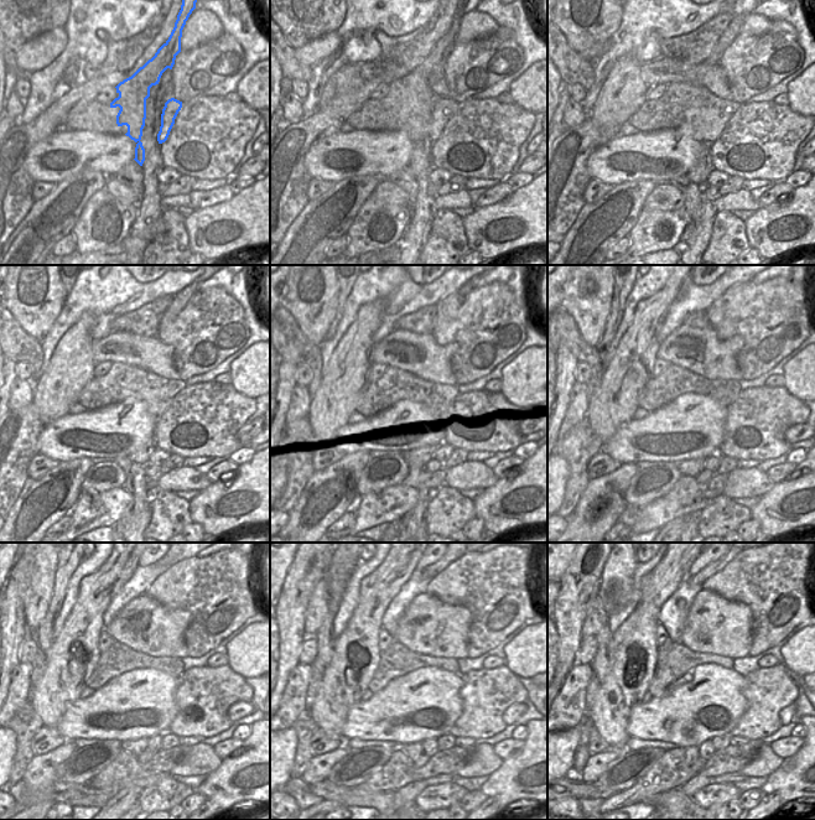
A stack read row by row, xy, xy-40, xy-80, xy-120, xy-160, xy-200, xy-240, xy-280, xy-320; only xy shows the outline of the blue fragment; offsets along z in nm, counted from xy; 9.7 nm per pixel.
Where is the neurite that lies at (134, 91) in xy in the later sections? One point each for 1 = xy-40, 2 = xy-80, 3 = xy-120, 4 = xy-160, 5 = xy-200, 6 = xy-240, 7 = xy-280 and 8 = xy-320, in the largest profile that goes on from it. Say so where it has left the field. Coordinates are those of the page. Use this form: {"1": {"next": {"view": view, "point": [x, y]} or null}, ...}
{"1": {"next": {"view": "xy-40", "point": [424, 114]}}, "2": {"next": {"view": "xy-80", "point": [707, 114]}}, "3": {"next": {"view": "xy-120", "point": [133, 382]}}, "4": {"next": {"view": "xy-160", "point": [414, 387]}}, "5": {"next": {"view": "xy-200", "point": [681, 382]}}, "6": {"next": {"view": "xy-240", "point": [125, 658]}}, "7": {"next": {"view": "xy-280", "point": [403, 658]}}, "8": {"next": {"view": "xy-320", "point": [681, 658]}}}

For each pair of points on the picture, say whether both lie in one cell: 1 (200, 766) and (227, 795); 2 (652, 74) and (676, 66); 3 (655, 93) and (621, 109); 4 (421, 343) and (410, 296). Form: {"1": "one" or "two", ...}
{"1": "two", "2": "one", "3": "two", "4": "two"}

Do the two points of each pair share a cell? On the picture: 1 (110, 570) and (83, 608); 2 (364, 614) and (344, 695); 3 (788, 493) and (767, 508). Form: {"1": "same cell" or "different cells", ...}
{"1": "same cell", "2": "same cell", "3": "same cell"}

